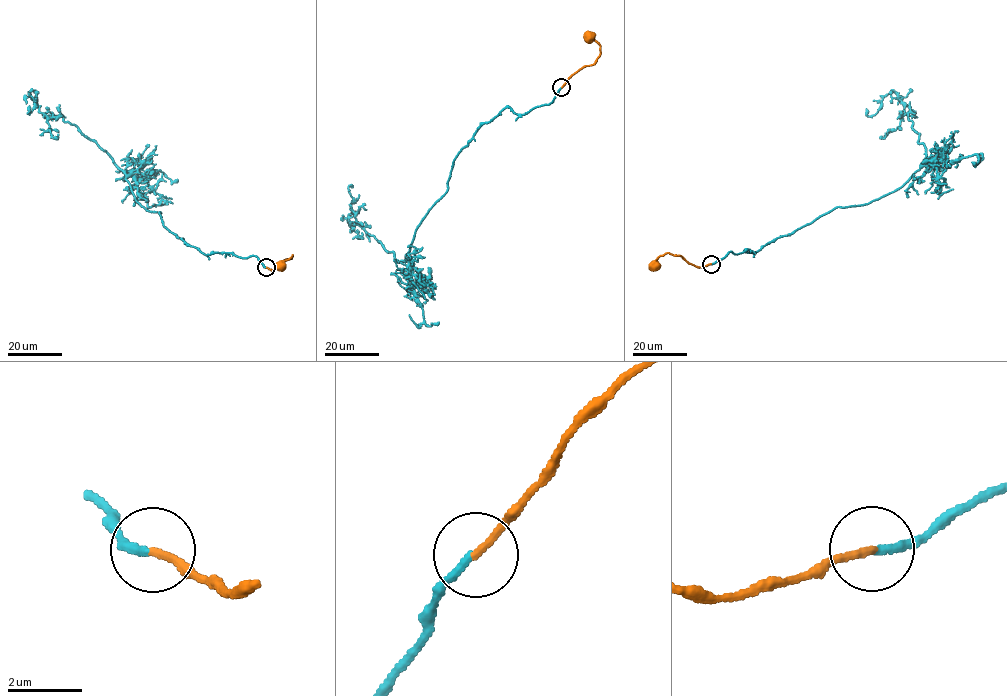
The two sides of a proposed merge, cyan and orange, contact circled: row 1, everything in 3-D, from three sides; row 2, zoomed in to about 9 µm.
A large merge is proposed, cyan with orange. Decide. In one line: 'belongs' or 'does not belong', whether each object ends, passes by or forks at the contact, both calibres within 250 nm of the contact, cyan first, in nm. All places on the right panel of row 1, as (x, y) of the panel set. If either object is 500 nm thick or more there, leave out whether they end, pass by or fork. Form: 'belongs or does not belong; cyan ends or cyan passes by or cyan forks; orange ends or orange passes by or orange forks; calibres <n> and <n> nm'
belongs; cyan ends; orange ends; calibres 220 and 200 nm

